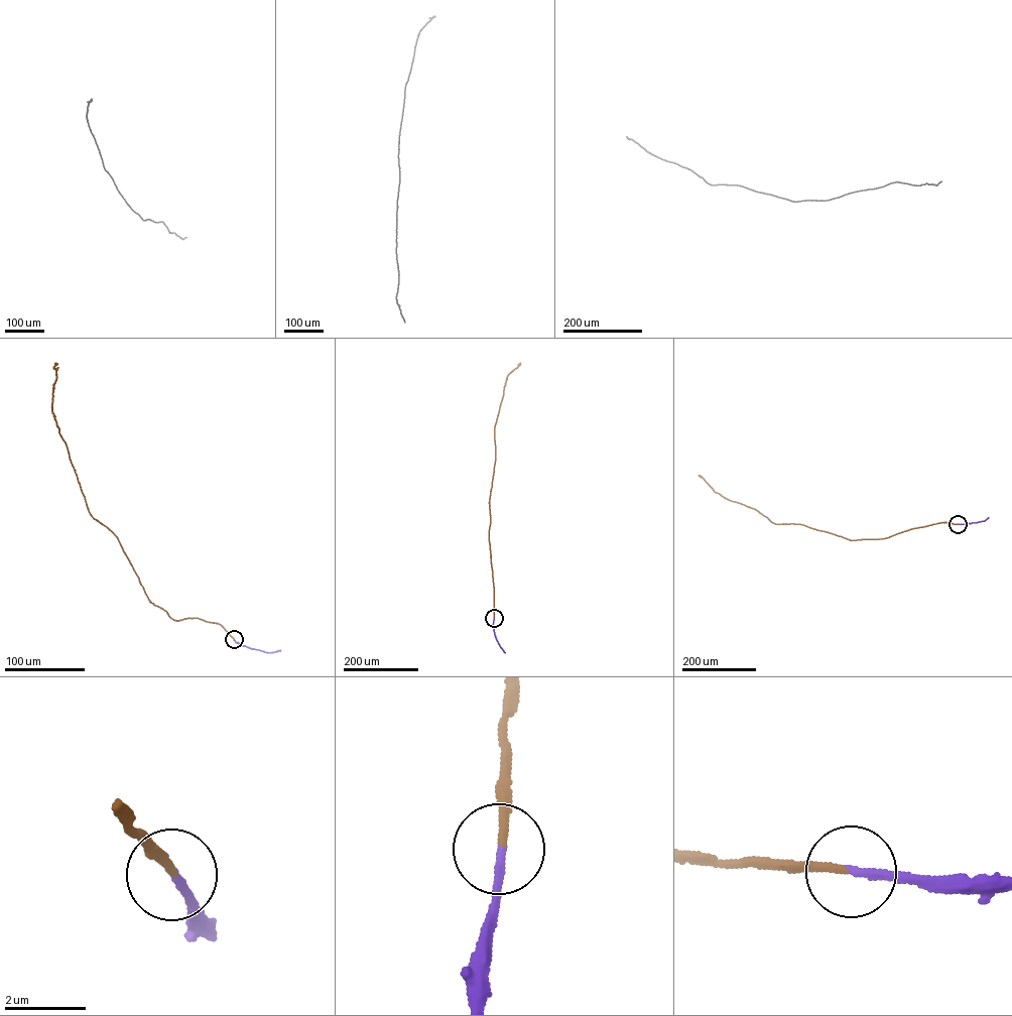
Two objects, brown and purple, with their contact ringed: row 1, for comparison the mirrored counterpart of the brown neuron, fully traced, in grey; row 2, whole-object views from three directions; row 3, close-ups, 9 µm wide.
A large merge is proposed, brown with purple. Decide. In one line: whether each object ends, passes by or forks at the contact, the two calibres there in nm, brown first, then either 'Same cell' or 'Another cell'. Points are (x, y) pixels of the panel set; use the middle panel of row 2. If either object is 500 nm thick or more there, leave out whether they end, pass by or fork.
At the ring brown ends. At the ring purple ends. Thickness 200 nm (brown) against 190 nm. Same cell

